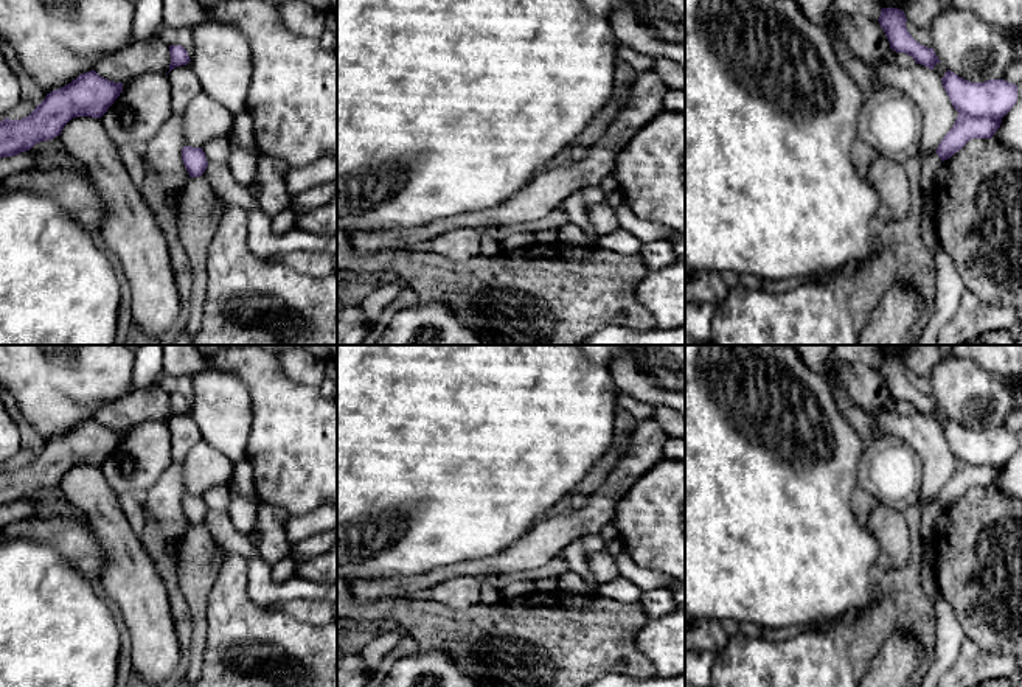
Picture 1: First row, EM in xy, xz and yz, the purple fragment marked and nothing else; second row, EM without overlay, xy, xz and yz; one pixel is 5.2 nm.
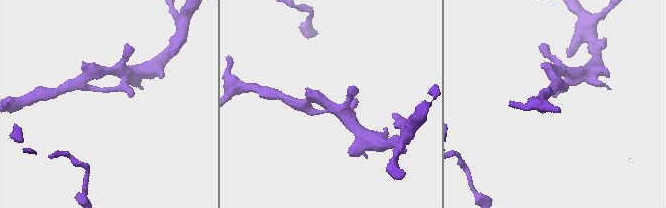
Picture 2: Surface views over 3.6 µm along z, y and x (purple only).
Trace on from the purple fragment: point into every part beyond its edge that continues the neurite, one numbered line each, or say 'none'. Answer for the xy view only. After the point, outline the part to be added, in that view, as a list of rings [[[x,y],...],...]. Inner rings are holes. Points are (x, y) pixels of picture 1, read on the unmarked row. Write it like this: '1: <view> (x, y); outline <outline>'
none

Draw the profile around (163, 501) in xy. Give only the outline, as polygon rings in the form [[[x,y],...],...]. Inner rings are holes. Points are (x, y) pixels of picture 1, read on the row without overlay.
[[[189,413],[176,415],[168,421],[171,432],[171,466],[162,474],[158,482],[143,494],[146,510],[160,522],[160,528],[168,539],[182,539],[189,522],[182,508],[183,479],[182,462],[188,451],[202,440],[200,429]]]

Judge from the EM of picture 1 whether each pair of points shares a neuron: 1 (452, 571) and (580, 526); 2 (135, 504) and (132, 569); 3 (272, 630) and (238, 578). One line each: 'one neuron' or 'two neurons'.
1: one neuron
2: two neurons
3: one neuron

